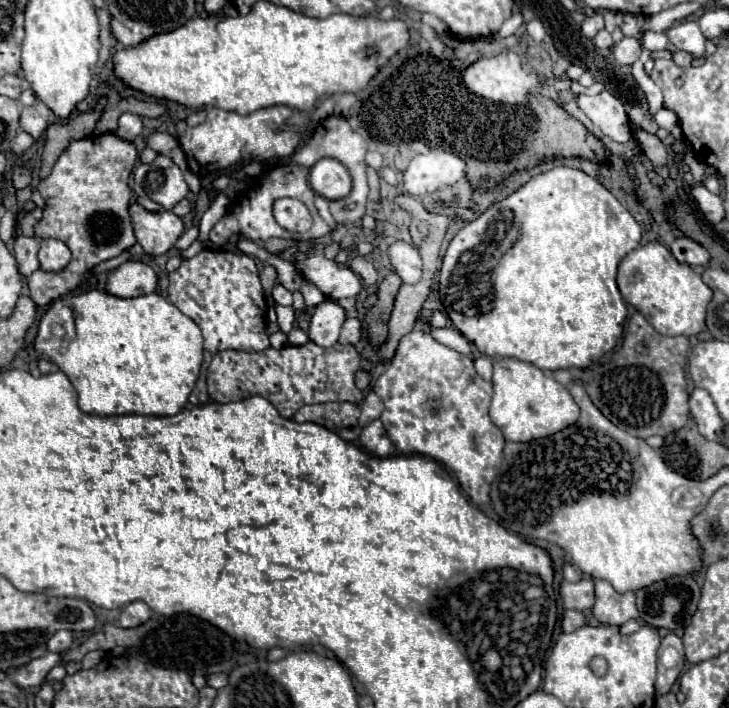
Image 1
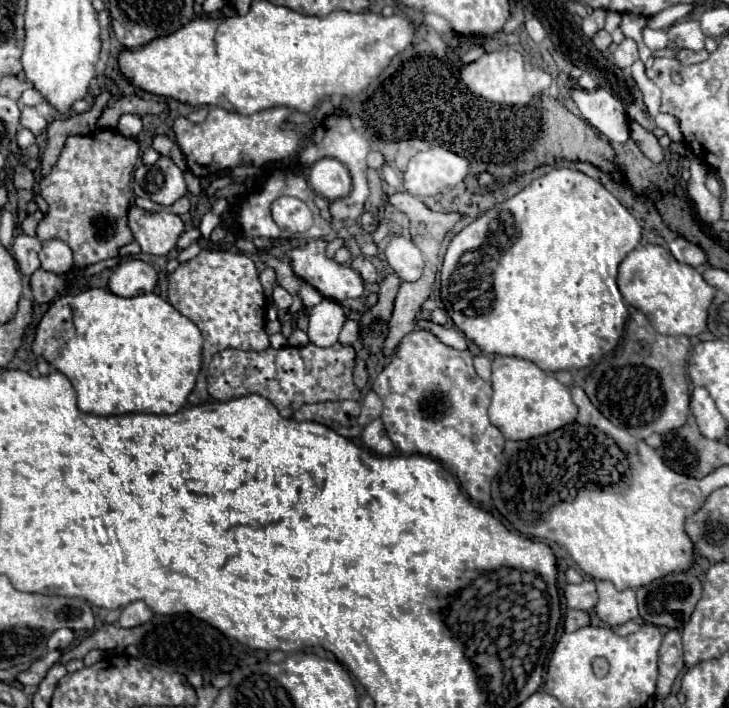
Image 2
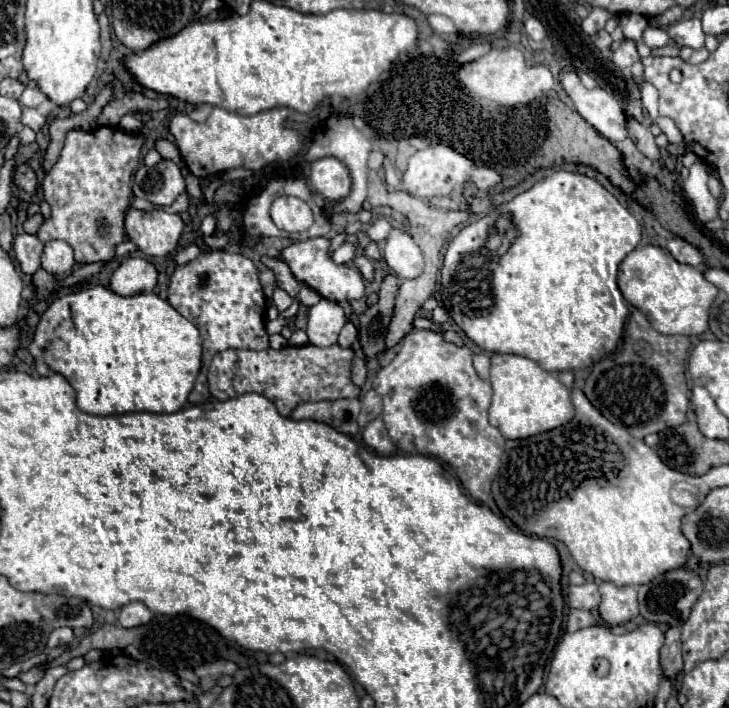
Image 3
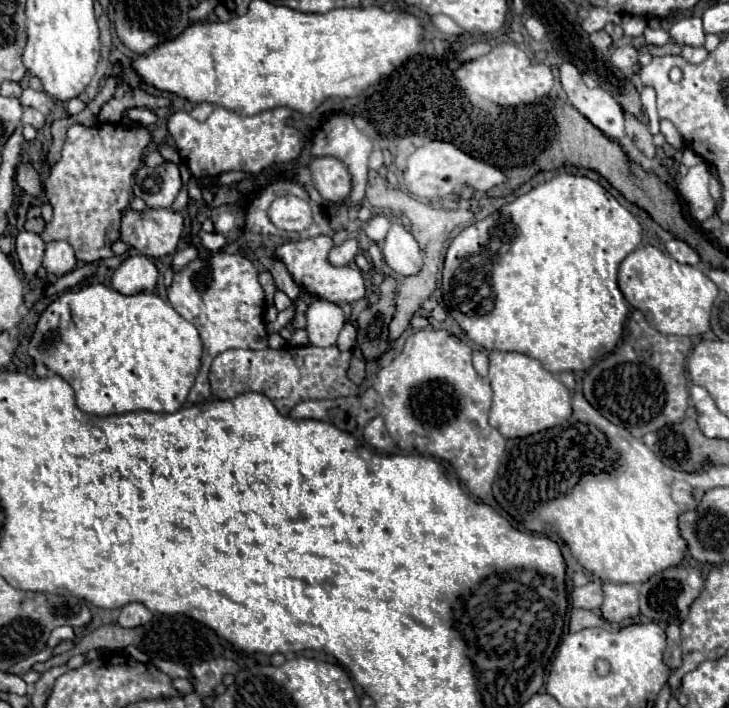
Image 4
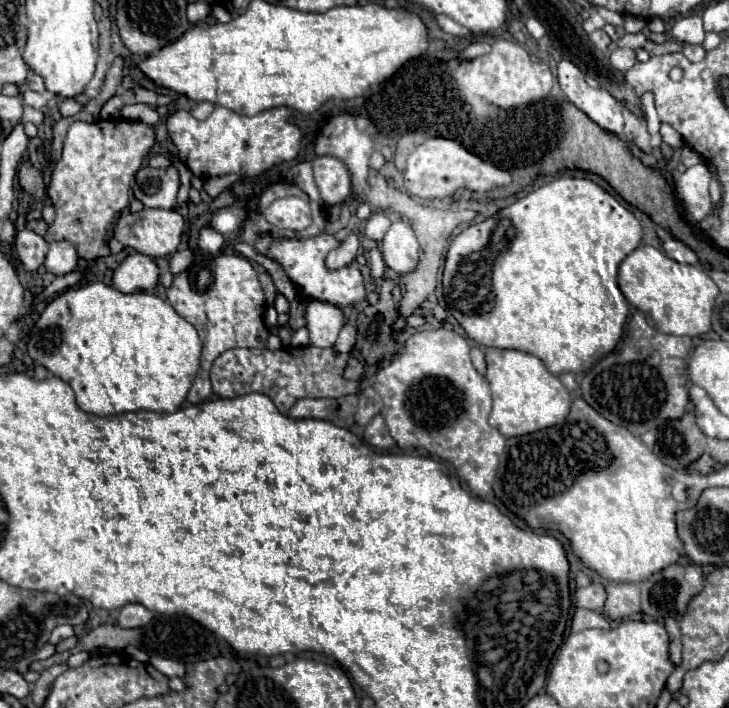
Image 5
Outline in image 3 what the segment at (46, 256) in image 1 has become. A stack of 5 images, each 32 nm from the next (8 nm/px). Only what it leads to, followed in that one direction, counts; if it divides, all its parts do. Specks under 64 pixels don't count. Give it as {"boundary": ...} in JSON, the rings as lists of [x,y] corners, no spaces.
{"boundary":[[[50,240],[44,244],[42,268],[58,278],[64,278],[74,268],[74,252],[64,240]]]}

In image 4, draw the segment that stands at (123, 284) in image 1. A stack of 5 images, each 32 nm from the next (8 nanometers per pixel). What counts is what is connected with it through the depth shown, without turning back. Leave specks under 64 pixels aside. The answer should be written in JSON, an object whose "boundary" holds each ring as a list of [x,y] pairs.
{"boundary":[[[128,256],[112,276],[112,288],[124,296],[154,290],[158,278],[156,266],[146,256]]]}

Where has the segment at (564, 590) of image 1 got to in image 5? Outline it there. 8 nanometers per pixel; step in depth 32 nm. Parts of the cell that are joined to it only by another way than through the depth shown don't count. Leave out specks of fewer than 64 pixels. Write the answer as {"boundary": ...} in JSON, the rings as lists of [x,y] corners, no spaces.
{"boundary":[[[592,582],[586,588],[578,588],[574,592],[574,602],[578,608],[588,608],[588,610],[602,610],[606,600],[606,592],[604,586],[598,582]]]}

